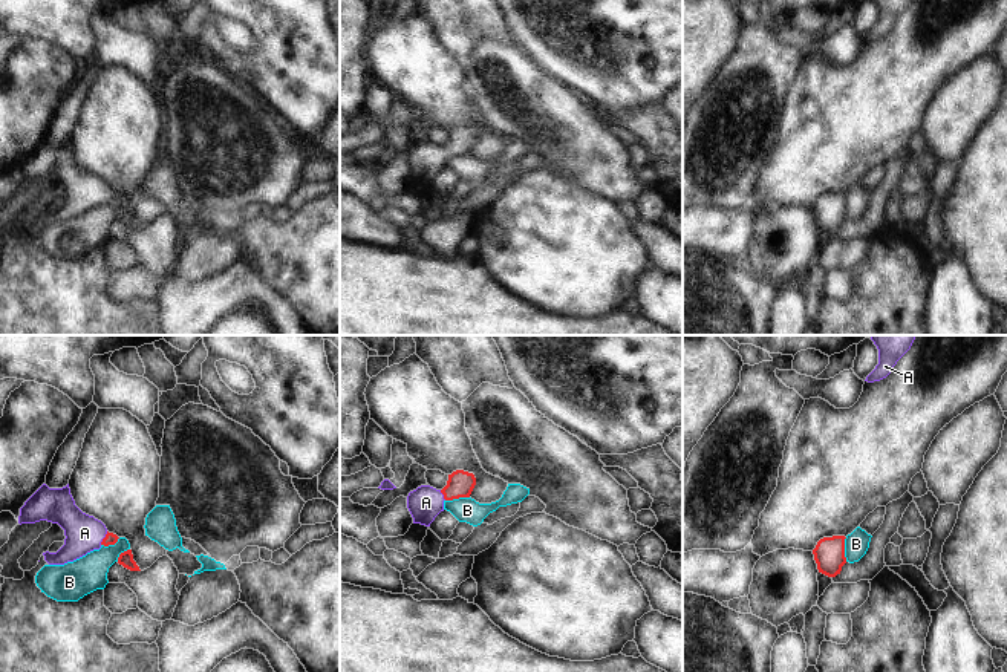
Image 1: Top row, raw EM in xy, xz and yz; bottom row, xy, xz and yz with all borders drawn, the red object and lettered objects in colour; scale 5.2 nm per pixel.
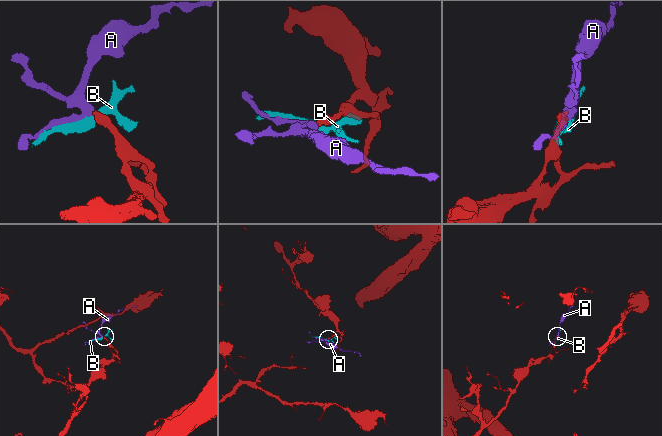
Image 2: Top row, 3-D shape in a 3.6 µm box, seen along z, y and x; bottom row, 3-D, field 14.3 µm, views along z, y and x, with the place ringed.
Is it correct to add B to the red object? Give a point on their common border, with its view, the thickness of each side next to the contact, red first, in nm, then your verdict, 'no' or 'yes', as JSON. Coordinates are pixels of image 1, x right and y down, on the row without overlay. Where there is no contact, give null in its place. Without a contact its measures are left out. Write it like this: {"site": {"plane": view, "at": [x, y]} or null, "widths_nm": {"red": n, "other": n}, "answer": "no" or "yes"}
{"site": {"plane": "xz", "at": [456, 155]}, "widths_nm": {"red": 140, "other": 130}, "answer": "no"}

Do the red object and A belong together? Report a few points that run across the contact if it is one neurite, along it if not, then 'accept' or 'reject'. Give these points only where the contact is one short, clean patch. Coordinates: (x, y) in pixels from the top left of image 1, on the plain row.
xy (110, 196), (104, 195), (84, 190) | accept

